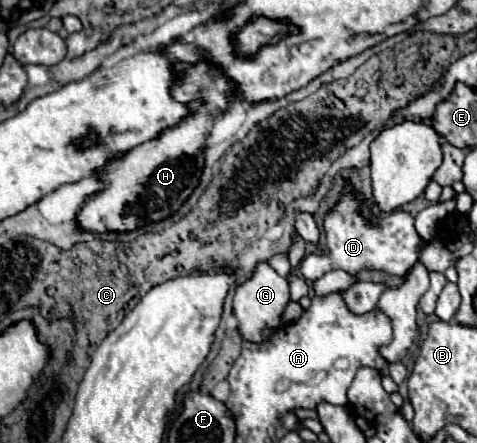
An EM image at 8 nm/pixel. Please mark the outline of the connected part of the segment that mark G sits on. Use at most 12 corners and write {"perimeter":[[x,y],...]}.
{"perimeter":[[268,262],[236,286],[244,340],[264,342],[280,326],[290,288]]}

